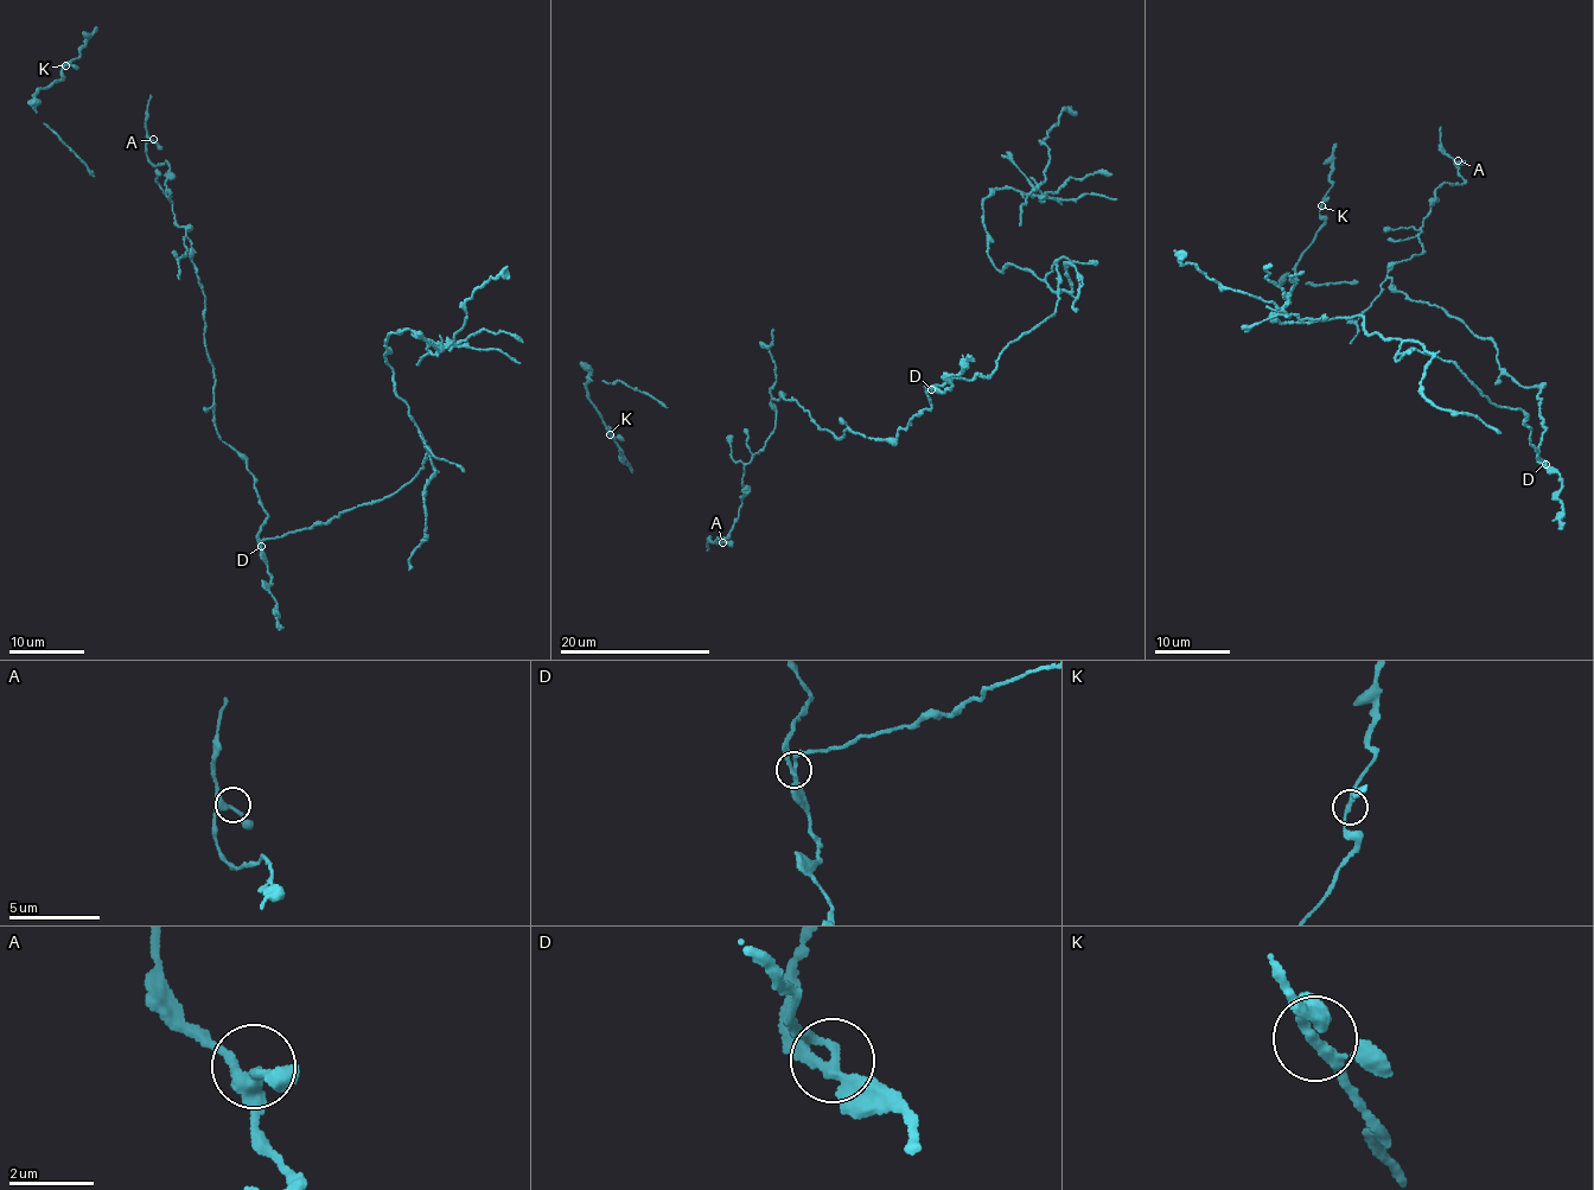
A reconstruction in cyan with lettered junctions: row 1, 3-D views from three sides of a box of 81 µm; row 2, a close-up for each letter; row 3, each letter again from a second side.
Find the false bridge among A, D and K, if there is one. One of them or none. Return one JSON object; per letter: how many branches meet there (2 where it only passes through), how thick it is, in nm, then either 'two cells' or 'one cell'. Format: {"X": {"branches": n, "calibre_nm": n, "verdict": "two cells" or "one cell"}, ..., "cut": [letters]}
{"A": {"branches": 3, "calibre_nm": 260, "verdict": "one cell"}, "D": {"branches": 3, "calibre_nm": 200, "verdict": "two cells"}, "K": {"branches": 3, "calibre_nm": 200, "verdict": "one cell"}, "cut": ["D"]}

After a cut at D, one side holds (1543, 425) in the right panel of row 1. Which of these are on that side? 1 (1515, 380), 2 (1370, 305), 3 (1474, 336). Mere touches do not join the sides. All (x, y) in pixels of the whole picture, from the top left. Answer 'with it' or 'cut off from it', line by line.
1: with it
2: with it
3: with it

